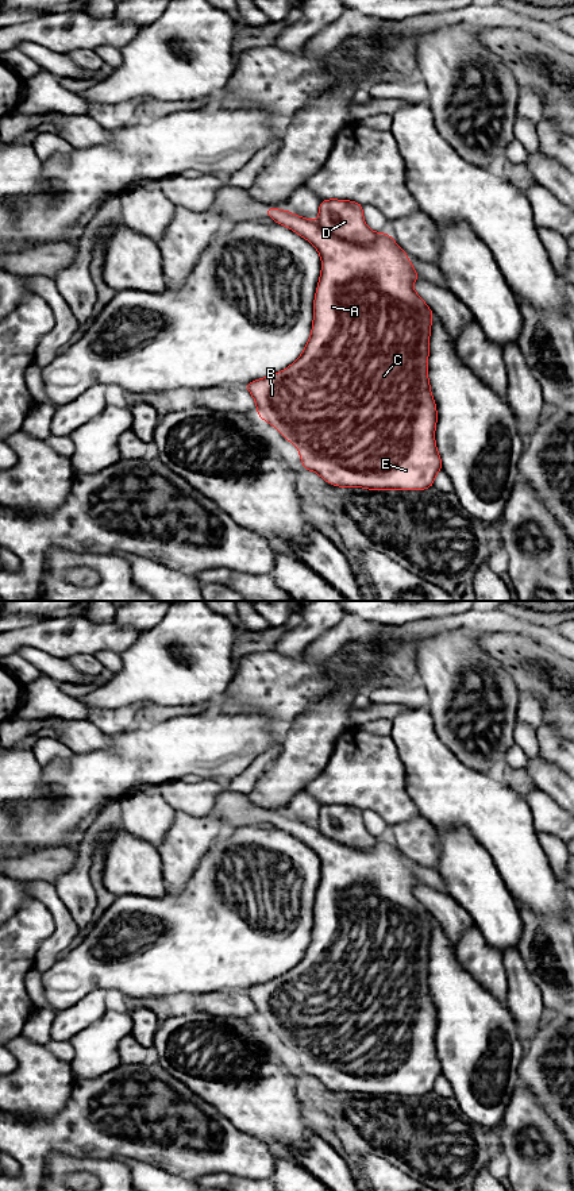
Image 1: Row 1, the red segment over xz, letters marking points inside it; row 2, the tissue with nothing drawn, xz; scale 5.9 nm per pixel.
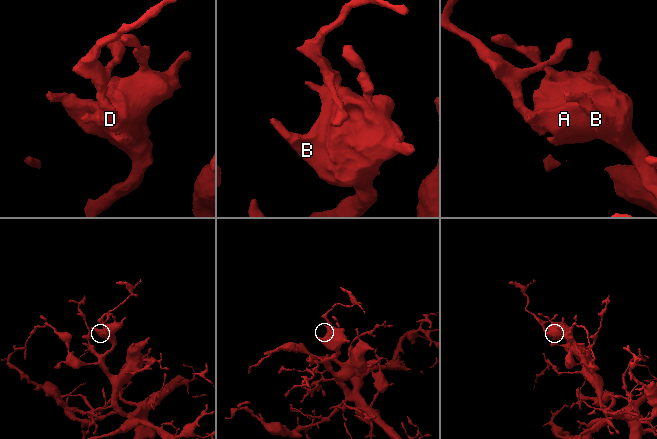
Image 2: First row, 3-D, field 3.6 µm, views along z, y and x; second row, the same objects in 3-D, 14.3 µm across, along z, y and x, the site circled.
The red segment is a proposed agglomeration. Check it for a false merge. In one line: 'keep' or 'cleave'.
keep

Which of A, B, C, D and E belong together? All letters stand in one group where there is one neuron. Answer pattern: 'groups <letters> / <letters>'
groups A B C D E

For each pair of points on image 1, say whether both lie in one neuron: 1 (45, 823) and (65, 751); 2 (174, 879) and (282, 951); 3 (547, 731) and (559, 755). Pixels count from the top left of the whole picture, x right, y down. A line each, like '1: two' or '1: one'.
1: two
2: two
3: one

